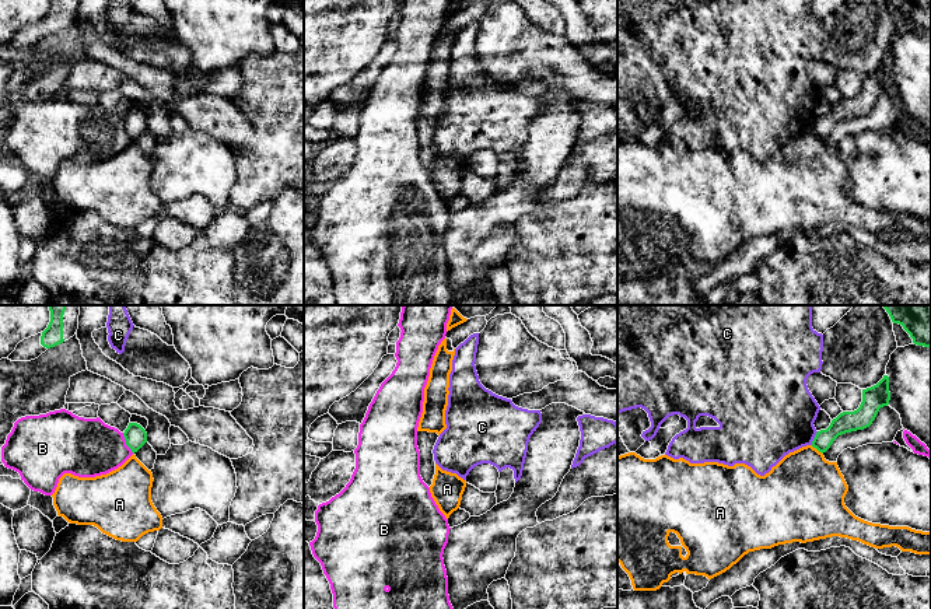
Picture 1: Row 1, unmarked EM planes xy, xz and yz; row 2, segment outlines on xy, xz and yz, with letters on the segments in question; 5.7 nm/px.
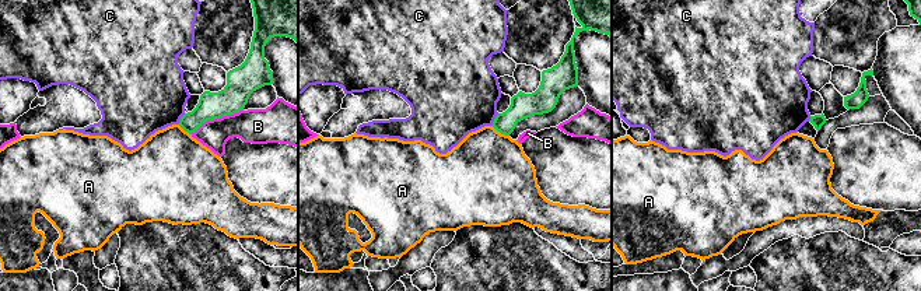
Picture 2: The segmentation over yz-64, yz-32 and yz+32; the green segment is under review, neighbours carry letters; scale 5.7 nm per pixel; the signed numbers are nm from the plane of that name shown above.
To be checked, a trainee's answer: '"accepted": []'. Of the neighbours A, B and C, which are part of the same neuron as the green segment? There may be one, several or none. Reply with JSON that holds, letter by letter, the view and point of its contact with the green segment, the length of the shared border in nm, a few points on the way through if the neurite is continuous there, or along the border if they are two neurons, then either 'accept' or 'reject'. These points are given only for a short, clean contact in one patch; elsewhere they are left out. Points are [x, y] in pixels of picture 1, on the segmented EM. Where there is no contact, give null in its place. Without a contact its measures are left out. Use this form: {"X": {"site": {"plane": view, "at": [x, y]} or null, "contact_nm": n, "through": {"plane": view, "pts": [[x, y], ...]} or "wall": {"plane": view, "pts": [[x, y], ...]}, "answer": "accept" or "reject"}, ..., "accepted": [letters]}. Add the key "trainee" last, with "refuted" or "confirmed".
{"A": {"site": {"plane": "yz", "at": [816, 448]}, "contact_nm": 90, "wall": {"plane": "yz", "pts": [[811, 445], [822, 454]]}, "answer": "reject"}, "B": {"site": {"plane": "xy", "at": [126, 443]}, "contact_nm": 140, "wall": {"plane": "xy", "pts": [[122, 433], [126, 445], [133, 452]]}, "answer": "reject"}, "C": {"site": {"plane": "yz", "at": [814, 438]}, "contact_nm": 90, "wall": {"plane": "yz", "pts": [[818, 431], [811, 444]]}, "answer": "reject"}, "accepted": [], "trainee": "confirmed"}

